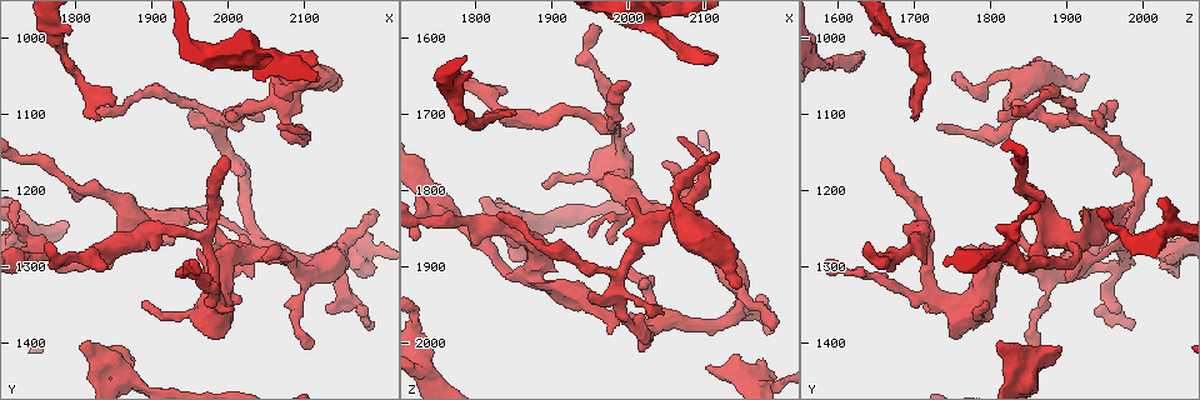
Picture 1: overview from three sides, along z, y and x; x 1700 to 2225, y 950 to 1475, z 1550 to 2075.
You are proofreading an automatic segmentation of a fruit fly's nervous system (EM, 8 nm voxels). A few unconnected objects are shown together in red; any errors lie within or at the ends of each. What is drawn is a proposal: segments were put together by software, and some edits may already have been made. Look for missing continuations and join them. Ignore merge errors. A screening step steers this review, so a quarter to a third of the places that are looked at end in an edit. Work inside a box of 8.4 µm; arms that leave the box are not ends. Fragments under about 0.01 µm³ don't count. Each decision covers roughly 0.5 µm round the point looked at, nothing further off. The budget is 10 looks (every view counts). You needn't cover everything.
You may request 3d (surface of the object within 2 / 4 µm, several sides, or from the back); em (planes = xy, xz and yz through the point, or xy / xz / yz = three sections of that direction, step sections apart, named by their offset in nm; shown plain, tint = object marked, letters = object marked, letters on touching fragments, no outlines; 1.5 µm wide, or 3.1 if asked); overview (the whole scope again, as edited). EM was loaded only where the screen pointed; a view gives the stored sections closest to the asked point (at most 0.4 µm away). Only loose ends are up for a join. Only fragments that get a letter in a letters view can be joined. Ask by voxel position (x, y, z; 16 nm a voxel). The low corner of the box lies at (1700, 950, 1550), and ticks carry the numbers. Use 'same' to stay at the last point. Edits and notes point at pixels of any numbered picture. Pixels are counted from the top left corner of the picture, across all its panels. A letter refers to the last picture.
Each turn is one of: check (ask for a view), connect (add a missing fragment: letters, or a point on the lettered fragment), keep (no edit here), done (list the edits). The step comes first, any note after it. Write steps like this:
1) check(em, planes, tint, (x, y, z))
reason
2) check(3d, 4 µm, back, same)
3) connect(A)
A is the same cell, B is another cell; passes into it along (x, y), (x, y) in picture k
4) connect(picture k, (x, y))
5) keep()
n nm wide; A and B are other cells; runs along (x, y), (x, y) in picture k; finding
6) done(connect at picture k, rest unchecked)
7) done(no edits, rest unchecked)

check(em, xy, step 4, tint, (1765, 1270, 1635))
free end

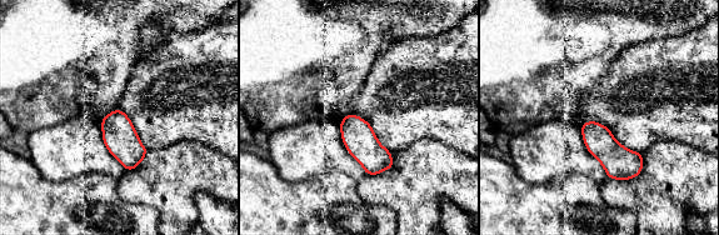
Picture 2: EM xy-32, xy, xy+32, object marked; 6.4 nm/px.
check(em, planes, letters, same)

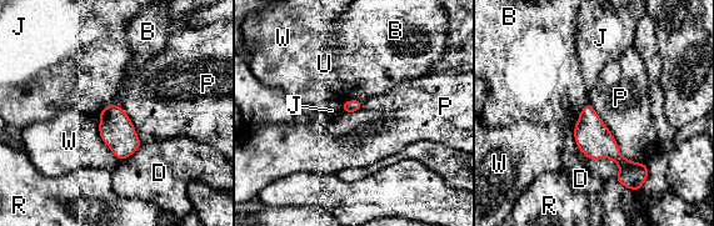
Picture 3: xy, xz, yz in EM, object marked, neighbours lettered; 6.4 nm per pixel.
keep()
P touches over 550 nm; B, D, J, P, R, U and W are other cells; border along (588, 103), (574, 125) in picture 3; none of them fits

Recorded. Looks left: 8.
check(3d, 4 µm, (2110, 1035, 1625))
branch stops here

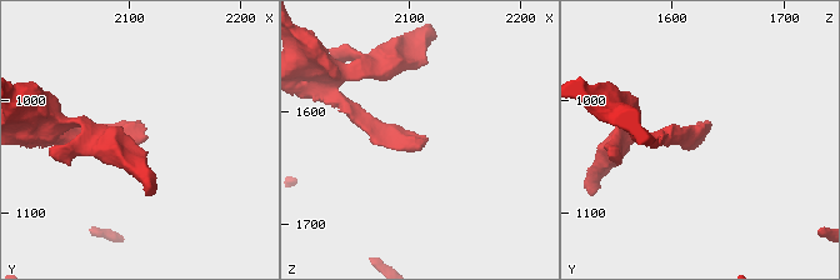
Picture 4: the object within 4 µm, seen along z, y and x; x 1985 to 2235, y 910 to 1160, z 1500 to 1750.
check(em, planes, letters, (2114, 1034, 1618))
shape alone is not enough

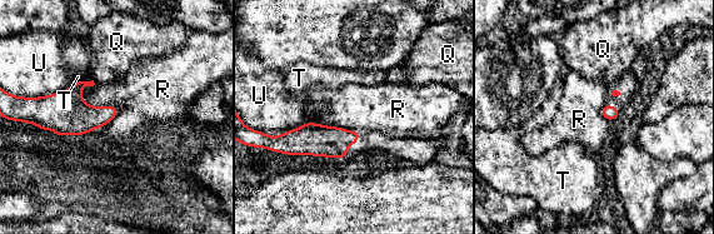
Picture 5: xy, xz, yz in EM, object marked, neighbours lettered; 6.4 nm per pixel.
keep()
Q, R, T and U are other cells; border along (83, 86), (116, 108), (104, 127) in picture 5; none of them fits

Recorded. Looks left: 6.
check(3d, 4 µm, (1995, 1155, 1660))
an open end

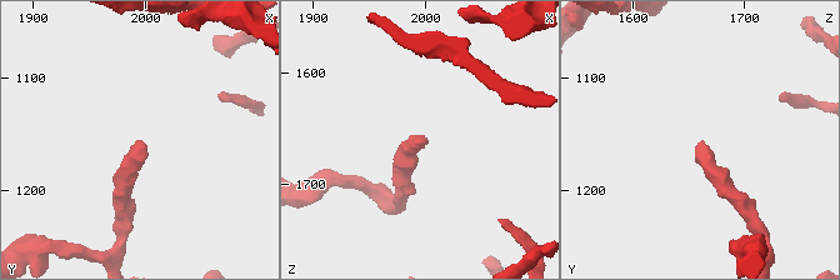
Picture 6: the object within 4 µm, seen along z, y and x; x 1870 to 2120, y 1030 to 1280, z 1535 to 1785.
check(em, planes, plain, (1998, 1154, 1664))
now the EM

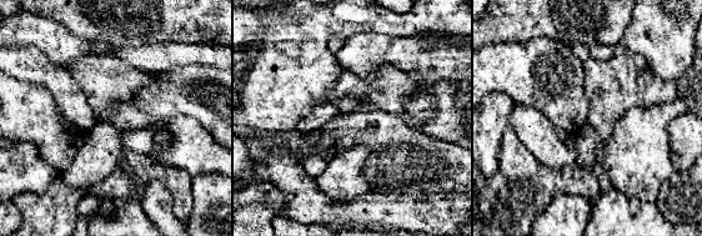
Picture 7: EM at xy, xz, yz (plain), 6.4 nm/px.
check(em, planes, letters, same)
what lies round it

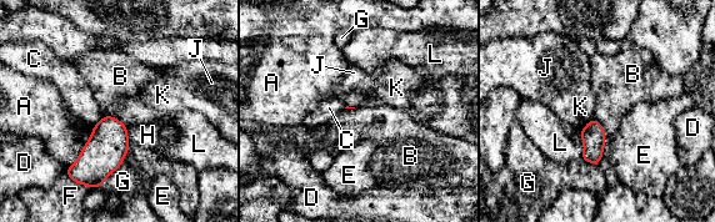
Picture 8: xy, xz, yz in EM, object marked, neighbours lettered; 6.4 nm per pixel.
keep()
A, B, C, D, E, F, G, H, J, K and L are other cells; none of them fits

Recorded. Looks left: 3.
check(em, planes, letters, (2105, 1410, 1860))
an open end

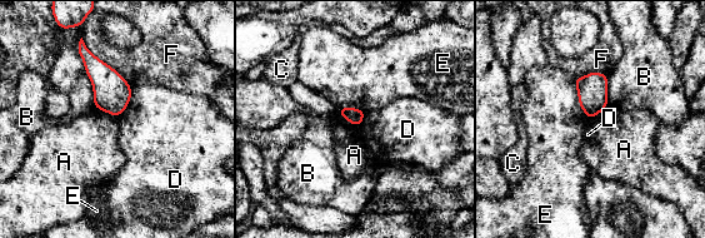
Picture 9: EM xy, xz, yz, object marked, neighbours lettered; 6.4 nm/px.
keep()
A, B, C, D, E and F are other cells; none of them fits

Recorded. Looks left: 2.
done(no edits, rest unchecked)

